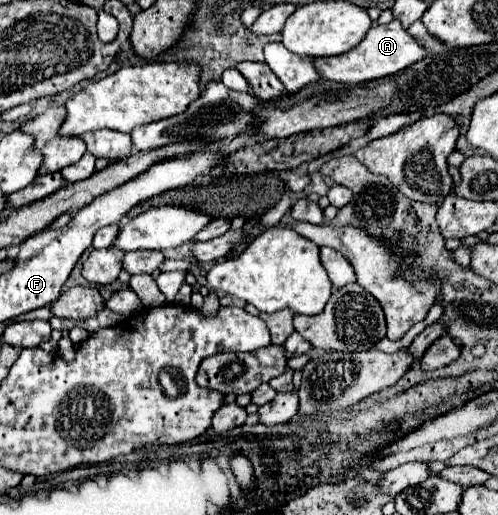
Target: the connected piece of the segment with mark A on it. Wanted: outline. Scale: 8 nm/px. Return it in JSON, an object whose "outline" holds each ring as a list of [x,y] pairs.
{"outline":[[[393,19],[387,25],[373,25],[357,49],[347,51],[345,55],[315,59],[315,63],[317,63],[319,75],[325,79],[331,79],[337,83],[365,83],[365,81],[373,81],[379,77],[395,75],[425,57],[427,57],[427,49],[421,47],[417,43],[417,39],[413,39],[401,27],[401,23],[397,19]]]}

